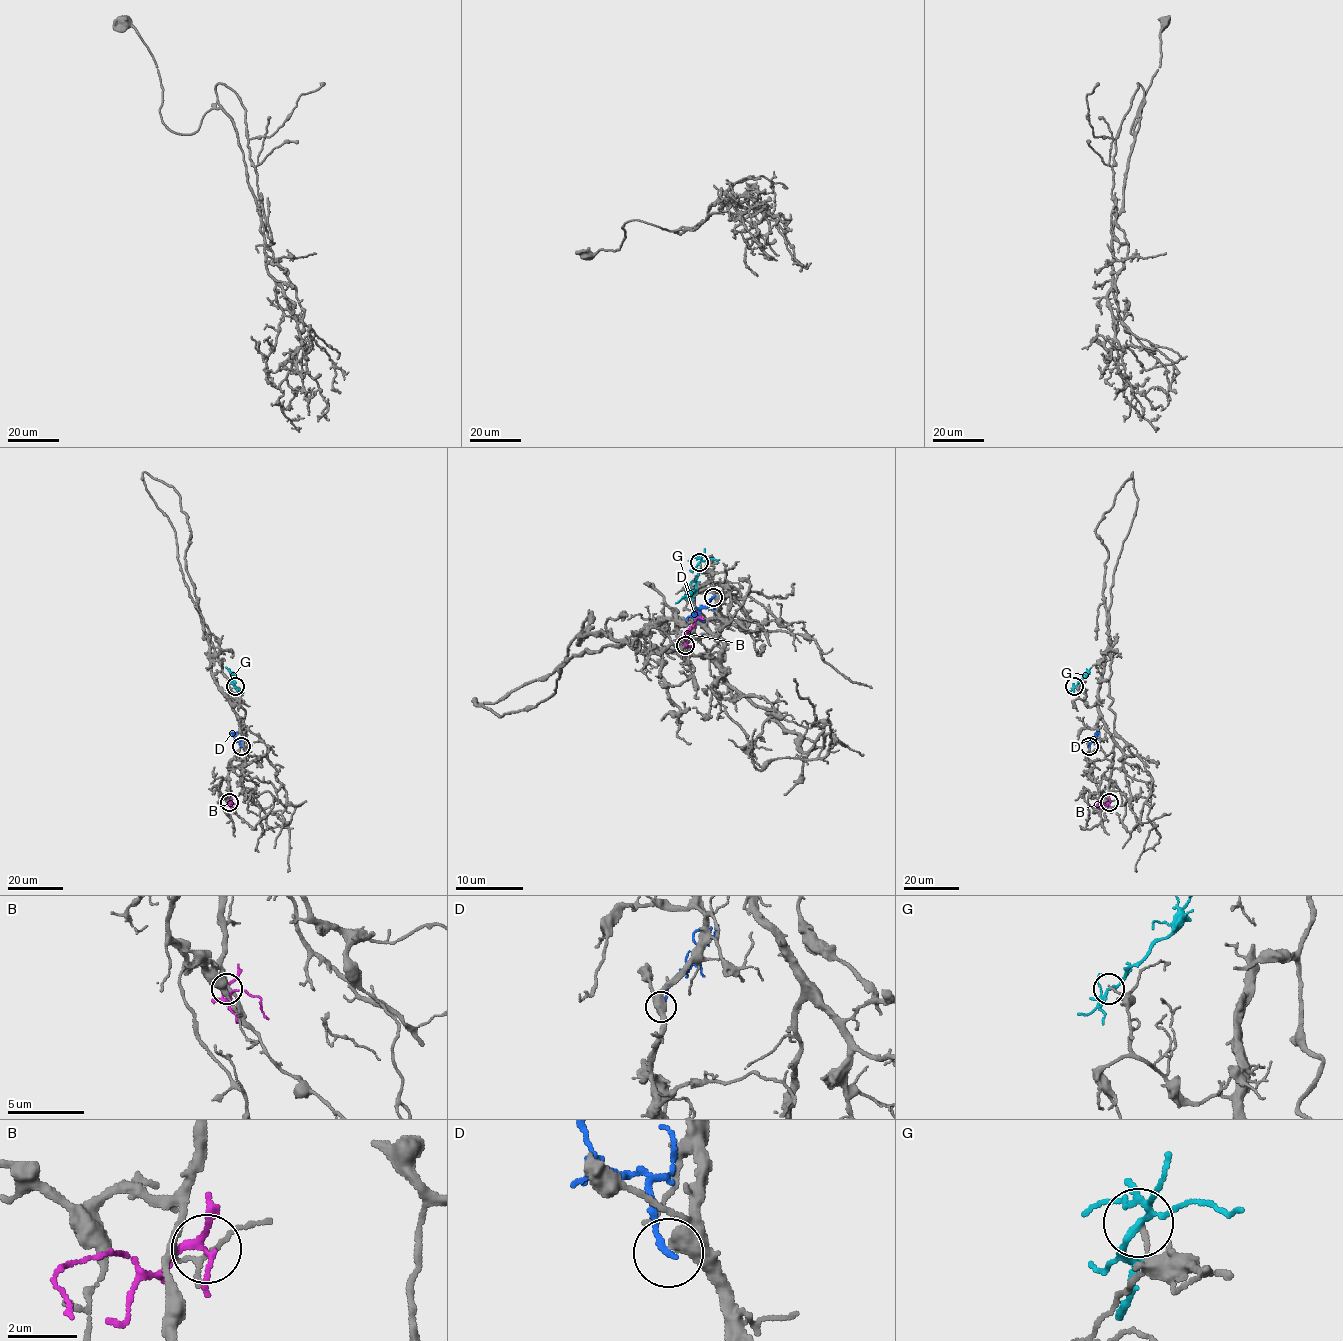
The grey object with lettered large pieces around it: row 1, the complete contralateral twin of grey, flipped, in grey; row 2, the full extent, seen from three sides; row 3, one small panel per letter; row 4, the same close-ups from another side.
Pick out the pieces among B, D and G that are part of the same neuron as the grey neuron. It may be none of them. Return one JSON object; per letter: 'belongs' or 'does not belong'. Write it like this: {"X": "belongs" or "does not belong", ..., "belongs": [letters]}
{"B": "does not belong", "D": "does not belong", "G": "does not belong", "belongs": []}

